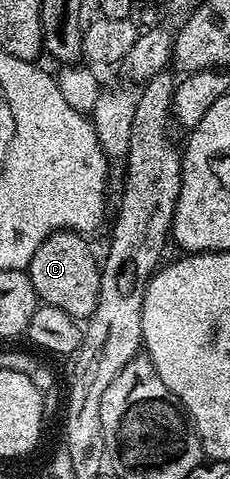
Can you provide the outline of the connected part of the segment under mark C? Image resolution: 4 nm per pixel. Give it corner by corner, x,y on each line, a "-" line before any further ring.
55,232
41,246
25,270
33,282
36,297
43,304
53,306
74,320
83,322
93,314
99,293
100,261
95,260
95,252
86,244
84,237
77,232

